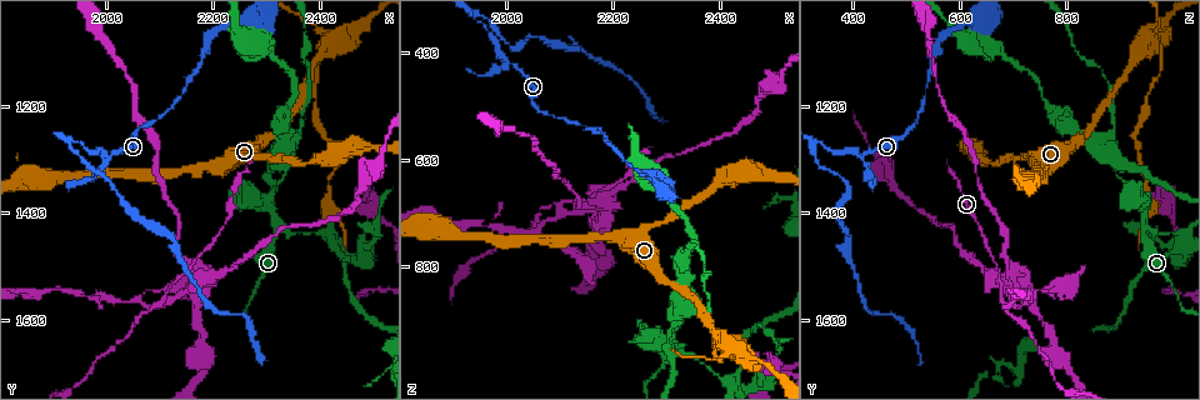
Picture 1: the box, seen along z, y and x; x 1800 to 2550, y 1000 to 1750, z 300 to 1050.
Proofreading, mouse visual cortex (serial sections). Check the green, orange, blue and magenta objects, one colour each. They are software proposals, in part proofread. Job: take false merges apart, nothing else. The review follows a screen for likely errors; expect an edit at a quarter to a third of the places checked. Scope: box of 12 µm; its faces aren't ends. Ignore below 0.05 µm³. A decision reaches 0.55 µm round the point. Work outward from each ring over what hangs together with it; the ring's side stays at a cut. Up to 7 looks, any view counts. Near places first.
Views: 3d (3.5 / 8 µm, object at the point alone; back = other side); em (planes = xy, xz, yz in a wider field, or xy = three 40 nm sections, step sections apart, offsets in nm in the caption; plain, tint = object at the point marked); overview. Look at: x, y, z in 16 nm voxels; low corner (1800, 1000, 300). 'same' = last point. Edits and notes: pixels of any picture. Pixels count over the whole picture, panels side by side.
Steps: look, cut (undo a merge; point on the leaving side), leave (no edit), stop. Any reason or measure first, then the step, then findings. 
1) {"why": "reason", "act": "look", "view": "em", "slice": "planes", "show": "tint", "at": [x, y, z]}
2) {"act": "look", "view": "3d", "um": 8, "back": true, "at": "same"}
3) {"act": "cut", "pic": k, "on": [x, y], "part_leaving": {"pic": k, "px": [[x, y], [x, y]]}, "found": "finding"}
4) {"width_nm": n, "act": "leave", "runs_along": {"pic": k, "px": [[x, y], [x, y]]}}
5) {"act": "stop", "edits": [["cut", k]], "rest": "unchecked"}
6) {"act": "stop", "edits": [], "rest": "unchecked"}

{"act": "look", "view": "3d", "um": 3.5, "at": [2100, 1570, 690]}

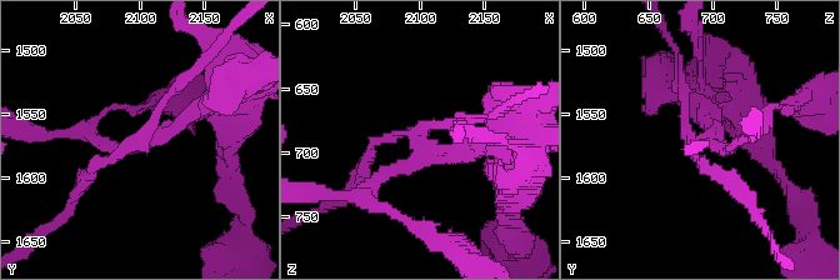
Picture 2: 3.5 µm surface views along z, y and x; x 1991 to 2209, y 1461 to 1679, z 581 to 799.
{"arms": 4, "arm_widths_nm": [150, 150, 150, 200], "act": "look", "view": "em", "slice": "planes", "show": "tint", "at": [2106, 1570, 694]}

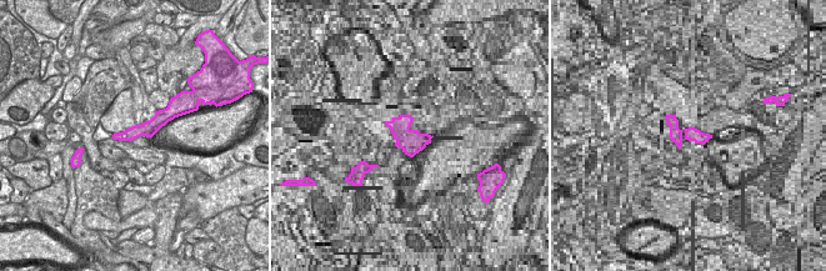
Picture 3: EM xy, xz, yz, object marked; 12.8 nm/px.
{"act": "cut", "pic": 2, "on": [103, 140], "found": "two cells meet here"}

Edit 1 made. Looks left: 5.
{"why": "see it whole again", "act": "look", "view": "overview"}

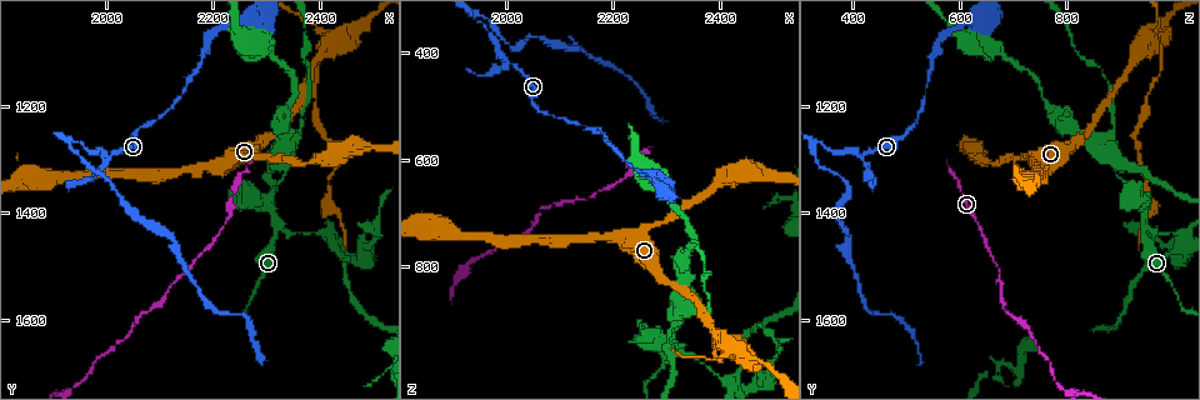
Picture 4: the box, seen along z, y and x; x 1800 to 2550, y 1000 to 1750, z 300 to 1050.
{"why": "branch point", "act": "look", "view": "3d", "um": 3.5, "back": true, "at": [2010, 1295, 415]}

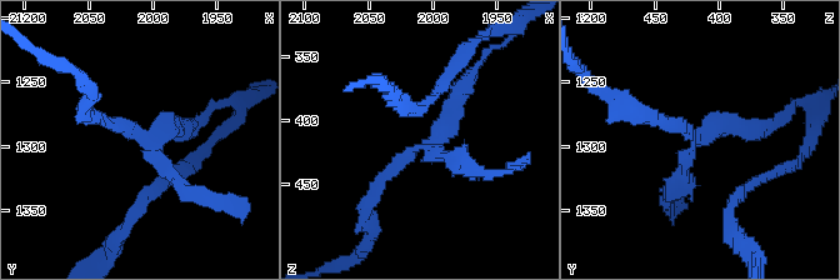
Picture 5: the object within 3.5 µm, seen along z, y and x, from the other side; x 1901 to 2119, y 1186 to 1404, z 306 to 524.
{"act": "look", "view": "em", "slice": "xy", "step": 3, "show": "tint", "at": [2010, 1292, 420]}

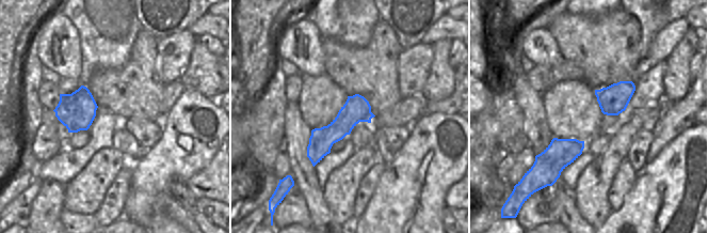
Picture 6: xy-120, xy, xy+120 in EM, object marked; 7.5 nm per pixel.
{"act": "cut", "pic": 5, "on": [459, 104], "part_leaving": {"pic": 5, "px": [[433, 138], [490, 49]]}, "found": "a second cell is stuck on"}

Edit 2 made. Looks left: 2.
{"act": "stop", "edits": [["cut", 2], ["cut", 5]], "rest": "unchecked"}

